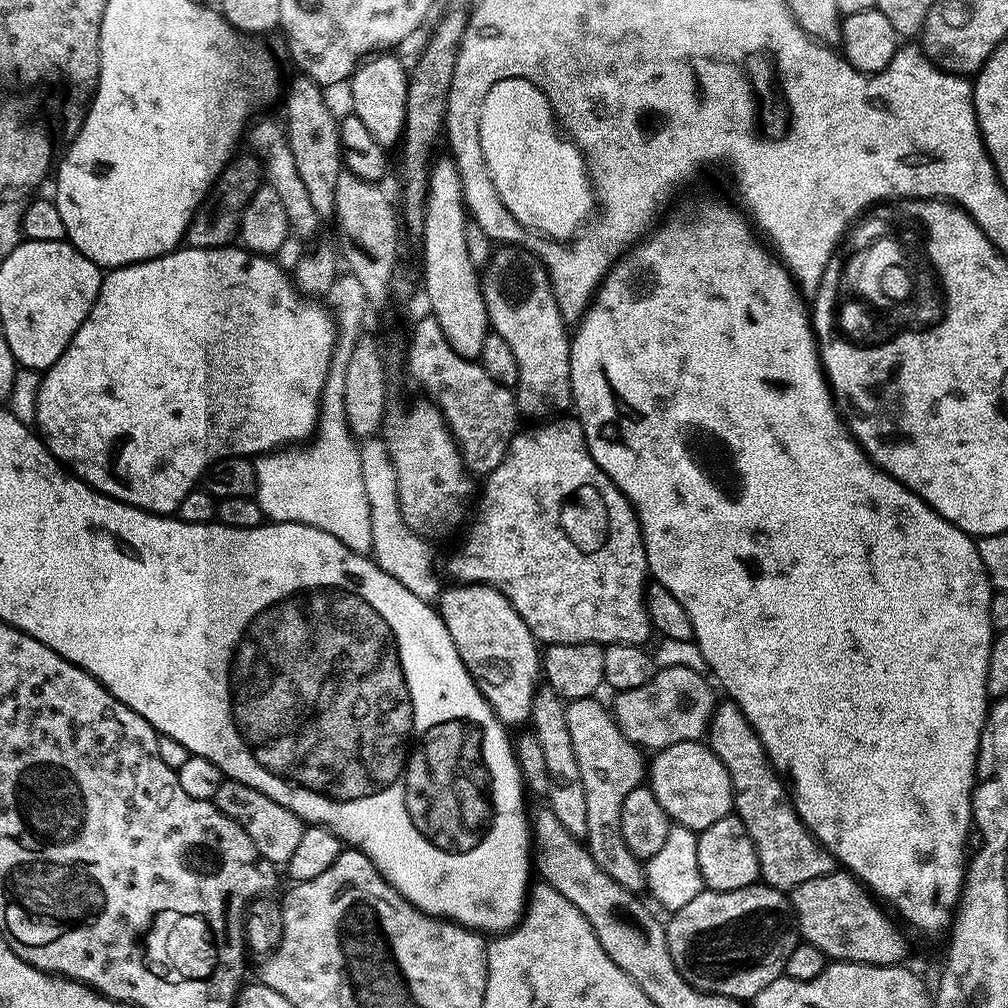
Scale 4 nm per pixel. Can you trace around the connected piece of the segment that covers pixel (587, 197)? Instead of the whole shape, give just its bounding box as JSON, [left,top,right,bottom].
[480,76,594,242]

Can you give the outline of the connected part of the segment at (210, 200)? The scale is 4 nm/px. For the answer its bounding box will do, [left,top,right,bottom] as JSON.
[187,155,265,248]

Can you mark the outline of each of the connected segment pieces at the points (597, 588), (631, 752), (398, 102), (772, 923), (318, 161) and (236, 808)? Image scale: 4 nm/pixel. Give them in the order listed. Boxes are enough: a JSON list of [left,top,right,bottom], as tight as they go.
[[448,414,653,646],[566,696,646,894],[350,54,408,150],[666,882,802,1002],[283,75,342,218],[214,778,306,865]]

